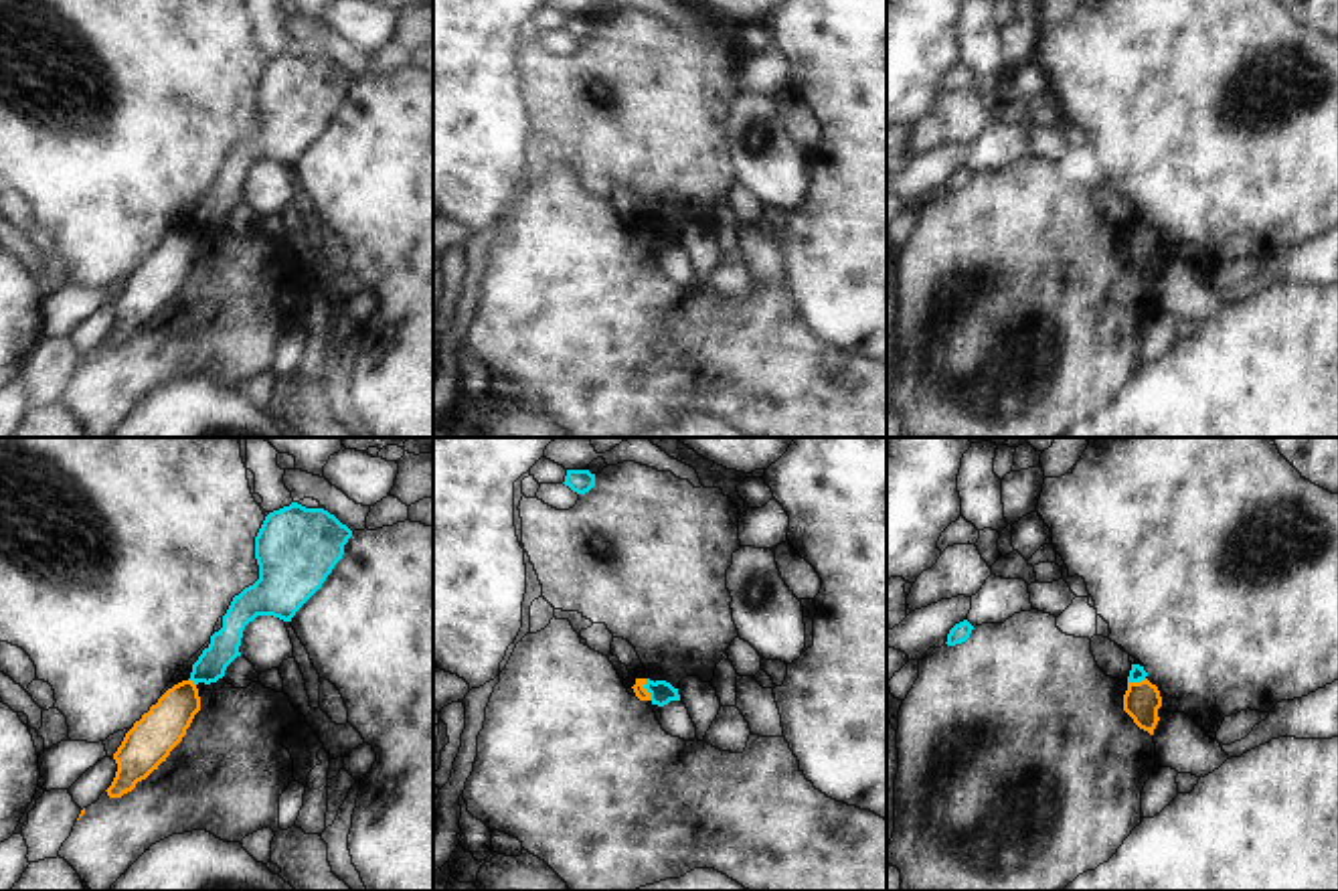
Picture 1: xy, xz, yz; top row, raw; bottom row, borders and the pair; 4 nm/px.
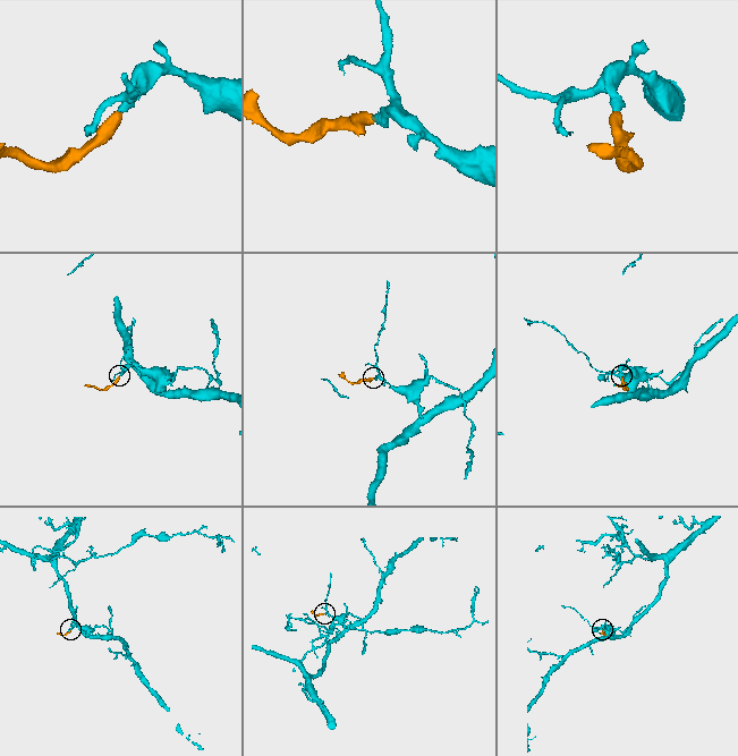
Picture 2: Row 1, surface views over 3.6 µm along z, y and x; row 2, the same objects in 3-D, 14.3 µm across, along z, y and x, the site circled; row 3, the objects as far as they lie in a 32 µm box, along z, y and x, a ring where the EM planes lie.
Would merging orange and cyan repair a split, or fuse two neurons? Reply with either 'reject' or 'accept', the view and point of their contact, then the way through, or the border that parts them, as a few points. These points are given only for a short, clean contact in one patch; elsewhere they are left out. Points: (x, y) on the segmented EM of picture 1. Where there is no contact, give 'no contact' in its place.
reject | xz (644, 689) | along xz (644, 679), (650, 699)

